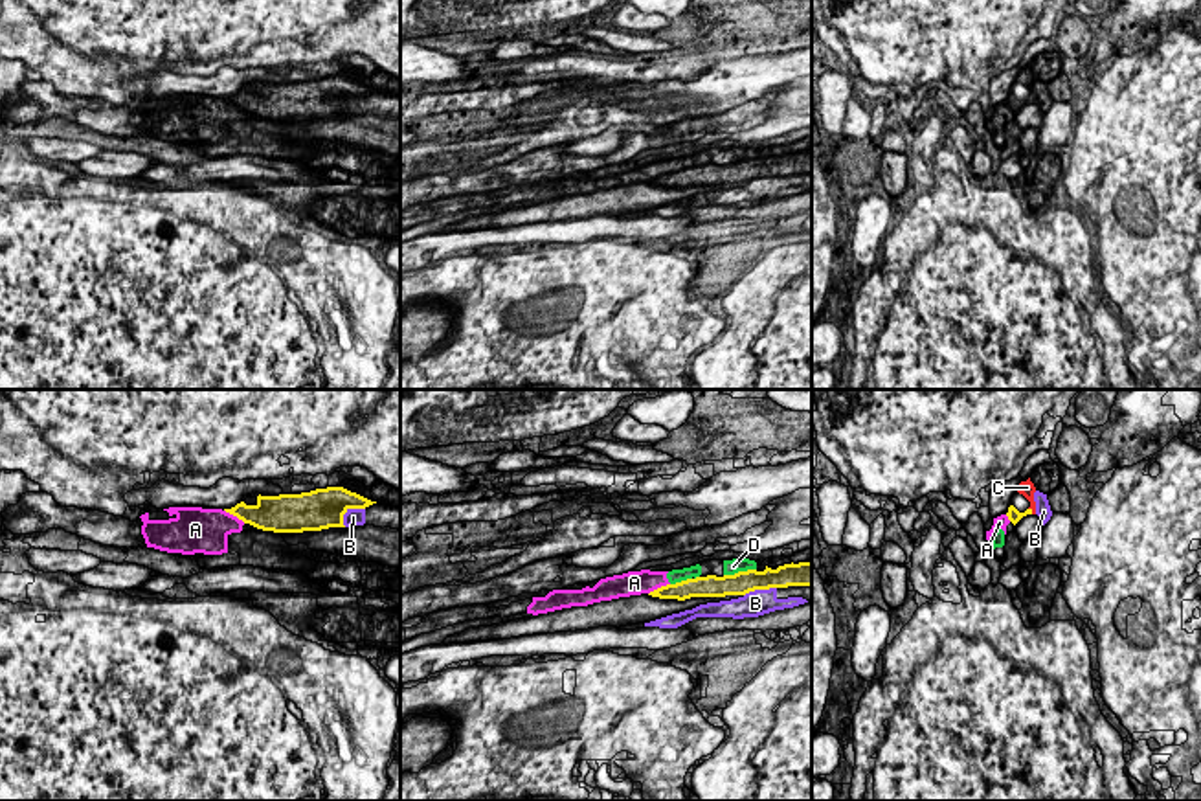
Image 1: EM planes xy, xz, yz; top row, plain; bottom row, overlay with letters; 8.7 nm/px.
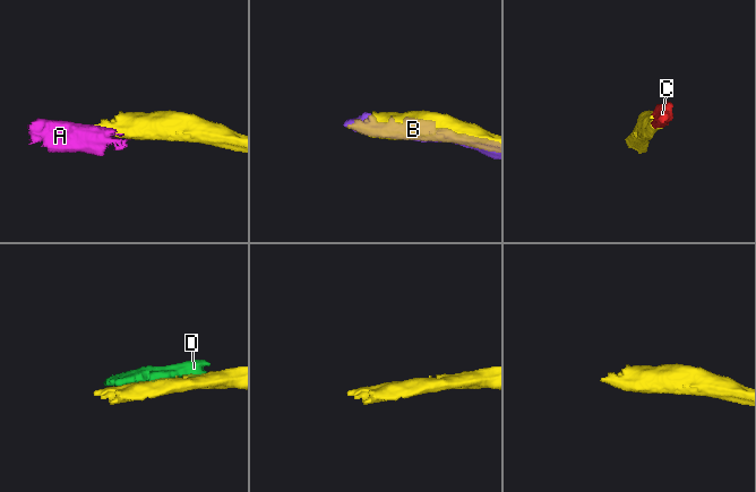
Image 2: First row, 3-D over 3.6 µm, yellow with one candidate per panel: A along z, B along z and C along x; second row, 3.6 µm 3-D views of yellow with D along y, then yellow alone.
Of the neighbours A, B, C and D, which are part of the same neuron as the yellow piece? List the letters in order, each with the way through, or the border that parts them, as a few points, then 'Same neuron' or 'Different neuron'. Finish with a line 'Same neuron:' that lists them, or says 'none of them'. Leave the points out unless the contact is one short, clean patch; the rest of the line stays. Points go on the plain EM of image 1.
A: Boundary: xz (669, 171), (649, 182). Different neuron
B: Different neuron
C: Path across: yz (1014, 103), (1031, 100), (1027, 78). Same neuron
D: Different neuron
Same neuron: C

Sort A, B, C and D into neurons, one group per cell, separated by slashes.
A D / B / C

